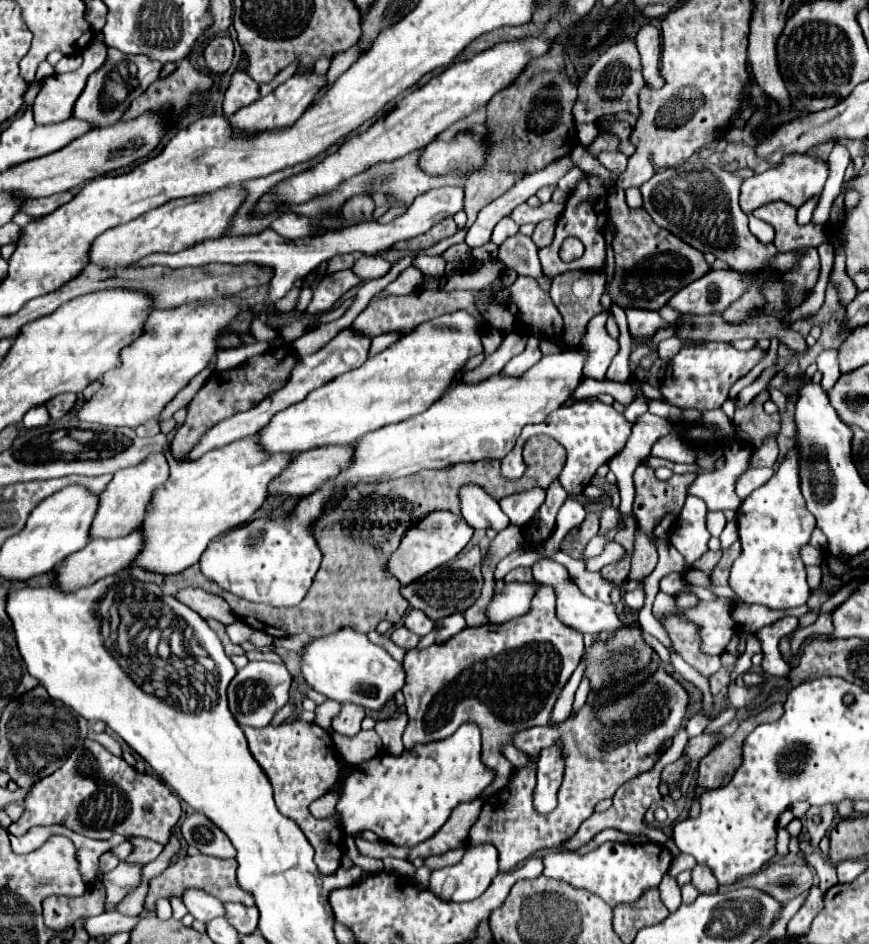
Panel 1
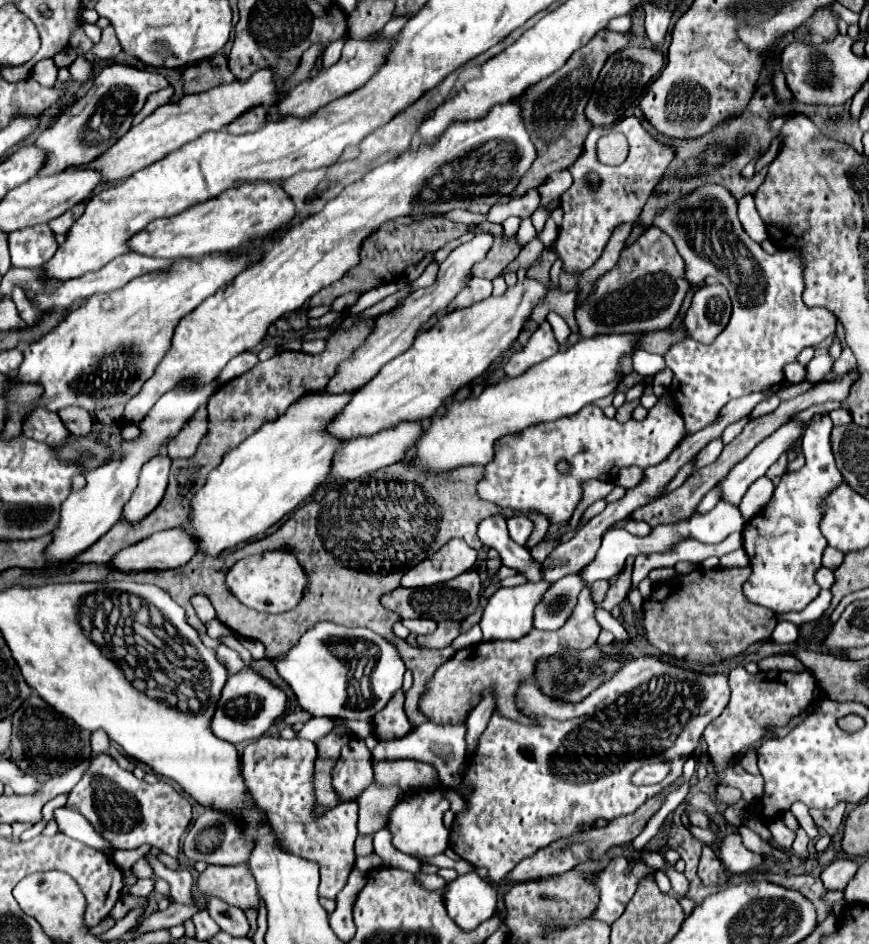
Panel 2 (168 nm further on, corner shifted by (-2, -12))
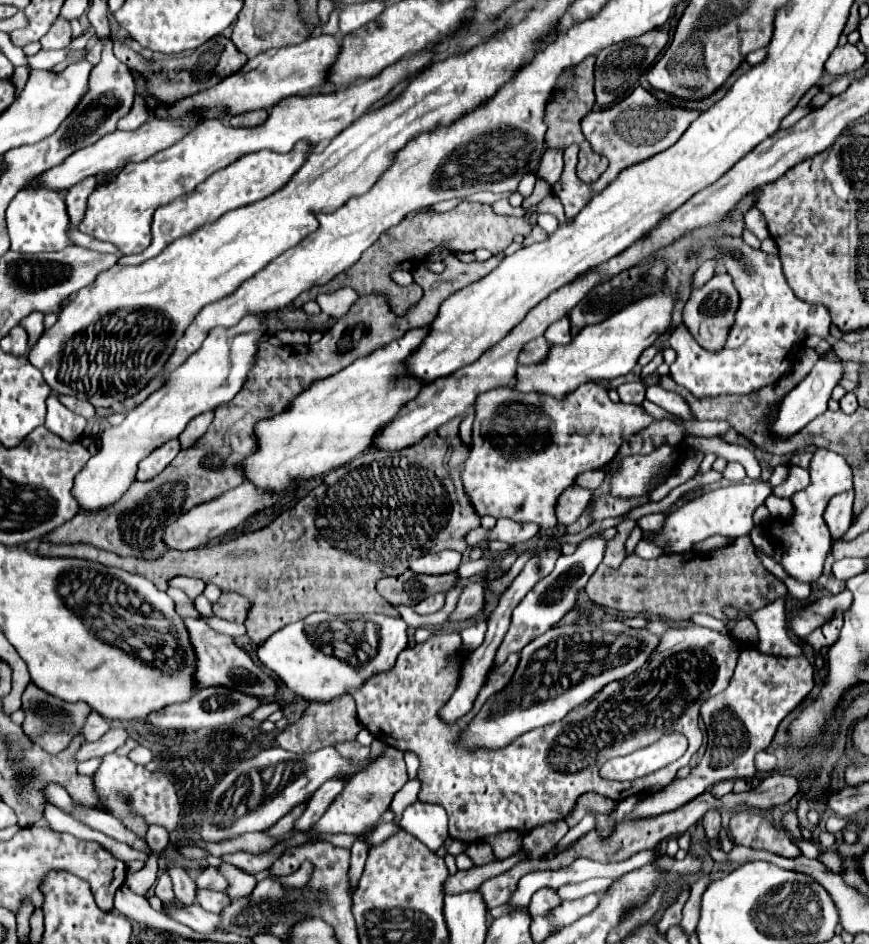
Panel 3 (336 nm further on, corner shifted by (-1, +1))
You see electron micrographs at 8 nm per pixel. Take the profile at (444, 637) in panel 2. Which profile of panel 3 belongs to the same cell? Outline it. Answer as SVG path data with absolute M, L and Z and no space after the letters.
M467 582L459 600L457 600L455 610L449 616L449 620L459 622L459 620L469 620L469 618L477 616L481 612L481 606L483 606L483 594L485 594L483 584Z

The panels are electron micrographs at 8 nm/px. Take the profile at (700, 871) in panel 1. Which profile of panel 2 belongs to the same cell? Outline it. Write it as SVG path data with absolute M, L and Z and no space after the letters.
M704 845L704 849L702 849L698 875L704 881L704 885L720 885L726 881L726 871L710 845Z

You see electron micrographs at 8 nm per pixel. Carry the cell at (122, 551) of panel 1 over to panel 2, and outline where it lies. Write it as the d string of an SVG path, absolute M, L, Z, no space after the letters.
M174 527L154 533L128 549L122 549L110 565L120 571L172 569L186 565L196 553L196 537L190 535L184 527Z

